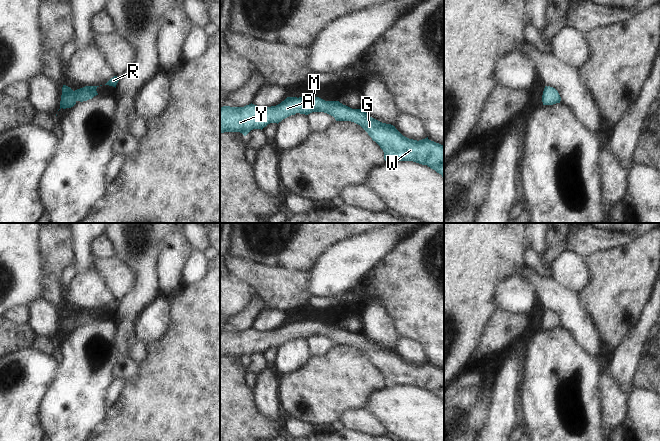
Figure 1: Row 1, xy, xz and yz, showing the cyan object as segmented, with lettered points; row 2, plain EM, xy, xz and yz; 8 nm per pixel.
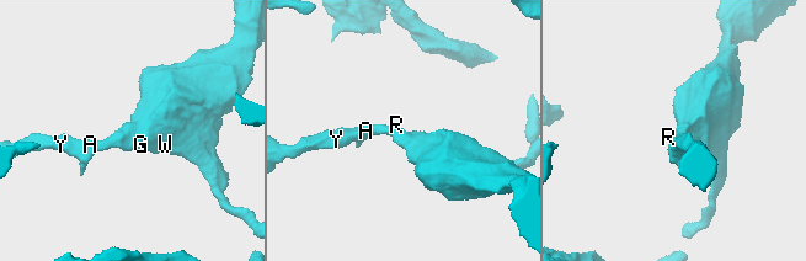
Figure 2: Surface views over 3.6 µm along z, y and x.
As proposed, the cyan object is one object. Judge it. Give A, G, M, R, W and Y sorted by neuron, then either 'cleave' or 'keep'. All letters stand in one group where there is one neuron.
A G M R W Y | keep

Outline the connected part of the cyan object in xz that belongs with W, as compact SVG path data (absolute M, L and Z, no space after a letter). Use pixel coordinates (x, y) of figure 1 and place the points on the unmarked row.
M287 321L276 330L260 331L249 328L244 331L223 330L220 332L220 357L240 356L246 360L253 353L263 353L270 347L279 347L283 343L296 337L308 339L312 336L324 336L335 342L336 345L351 345L360 349L384 376L386 387L395 385L413 385L427 389L444 401L444 369L427 362L413 364L403 360L395 350L382 347L370 341L361 333L352 333L339 325L325 325L319 321Z

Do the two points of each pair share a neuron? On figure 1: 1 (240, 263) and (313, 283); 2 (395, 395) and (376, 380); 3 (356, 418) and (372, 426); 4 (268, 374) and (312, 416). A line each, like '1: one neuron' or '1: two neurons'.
1: two neurons
2: two neurons
3: one neuron
4: two neurons

